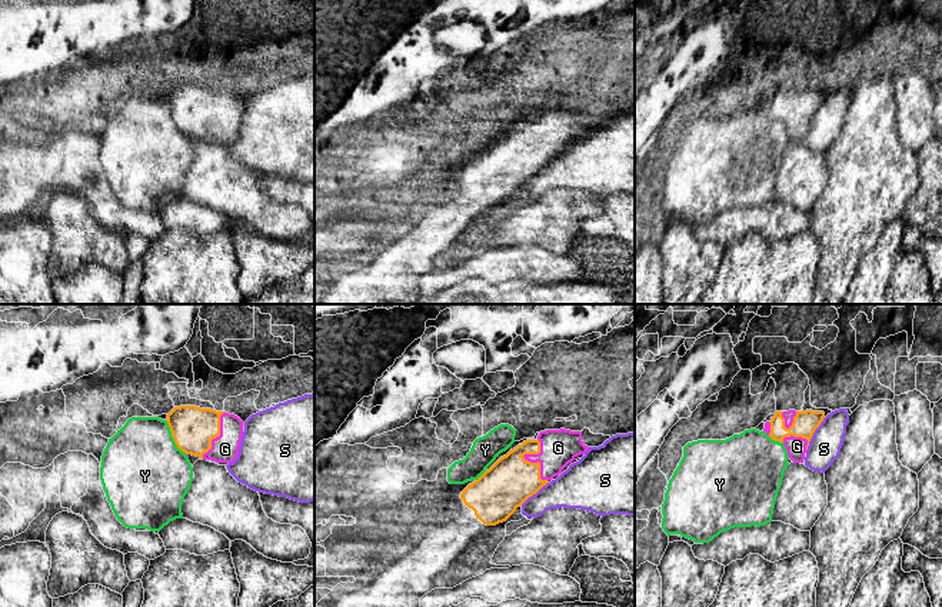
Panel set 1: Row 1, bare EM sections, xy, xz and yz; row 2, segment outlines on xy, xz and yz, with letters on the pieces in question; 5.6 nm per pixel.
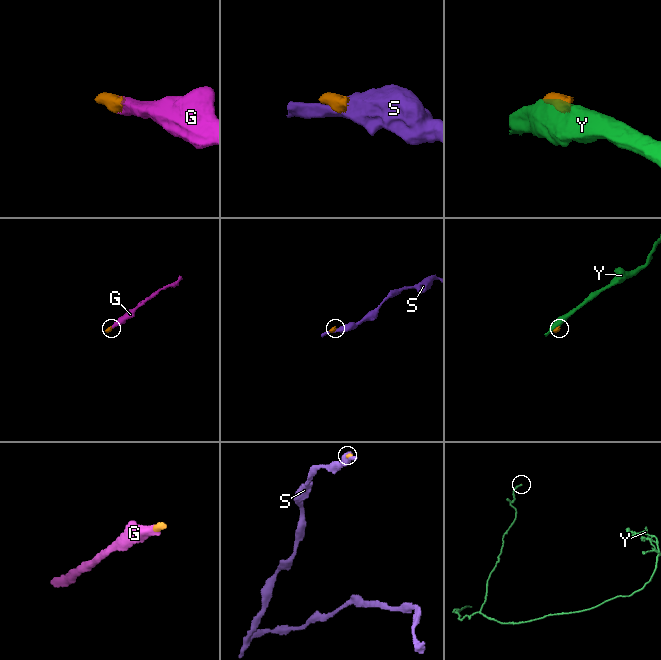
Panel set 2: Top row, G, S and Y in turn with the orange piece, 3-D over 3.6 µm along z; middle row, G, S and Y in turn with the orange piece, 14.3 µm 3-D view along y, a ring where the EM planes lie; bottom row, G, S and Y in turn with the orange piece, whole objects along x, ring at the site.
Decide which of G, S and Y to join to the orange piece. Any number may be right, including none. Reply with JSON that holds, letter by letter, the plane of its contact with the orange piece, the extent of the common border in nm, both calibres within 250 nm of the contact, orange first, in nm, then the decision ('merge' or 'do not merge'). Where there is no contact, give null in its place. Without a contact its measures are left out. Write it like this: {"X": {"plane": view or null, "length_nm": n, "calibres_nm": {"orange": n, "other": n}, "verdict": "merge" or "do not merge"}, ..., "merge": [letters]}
{"G": {"plane": "xz", "length_nm": 240, "calibres_nm": {"orange": 280, "other": 200}, "verdict": "merge"}, "S": {"plane": "xz", "length_nm": 200, "calibres_nm": {"orange": 280, "other": 240}, "verdict": "do not merge"}, "Y": {"plane": "xy", "length_nm": 220, "calibres_nm": {"orange": 240, "other": 460}, "verdict": "do not merge"}, "merge": ["G"]}

